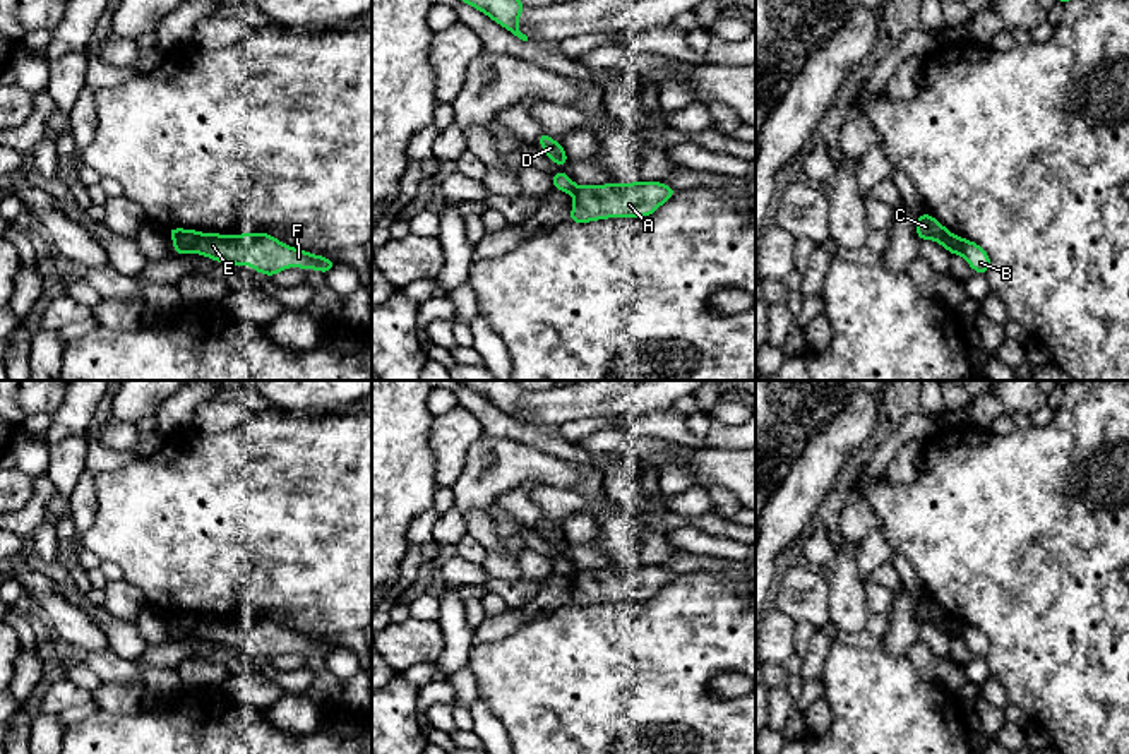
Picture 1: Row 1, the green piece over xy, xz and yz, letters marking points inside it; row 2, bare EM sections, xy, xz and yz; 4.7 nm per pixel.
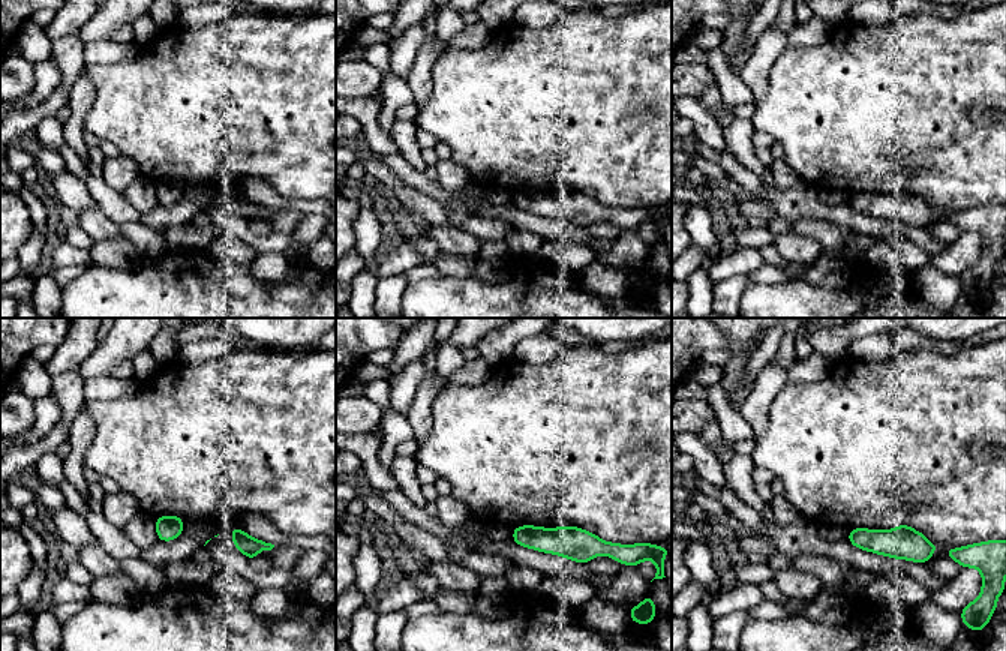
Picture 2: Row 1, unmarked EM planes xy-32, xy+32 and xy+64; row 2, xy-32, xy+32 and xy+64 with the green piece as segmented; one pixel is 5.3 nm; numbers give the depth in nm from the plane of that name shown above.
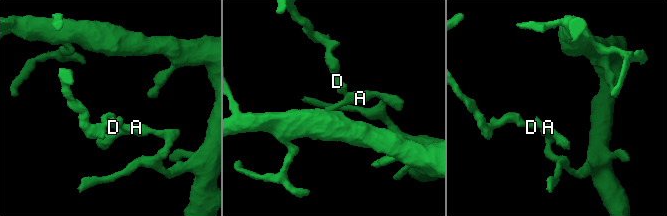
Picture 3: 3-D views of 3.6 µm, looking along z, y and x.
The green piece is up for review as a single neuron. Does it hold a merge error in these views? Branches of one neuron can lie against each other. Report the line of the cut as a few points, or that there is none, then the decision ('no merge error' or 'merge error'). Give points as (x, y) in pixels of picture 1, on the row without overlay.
cut xy (199, 617), (191, 633); merge error

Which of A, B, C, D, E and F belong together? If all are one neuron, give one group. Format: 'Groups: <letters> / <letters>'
Groups: A B E F / C D

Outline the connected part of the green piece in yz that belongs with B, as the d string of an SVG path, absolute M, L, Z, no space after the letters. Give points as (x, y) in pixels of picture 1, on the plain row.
M953 620L946 632L949 639L951 637L963 639L966 646L971 649L973 656L982 658L989 656L992 644L978 627L965 624L961 620Z

